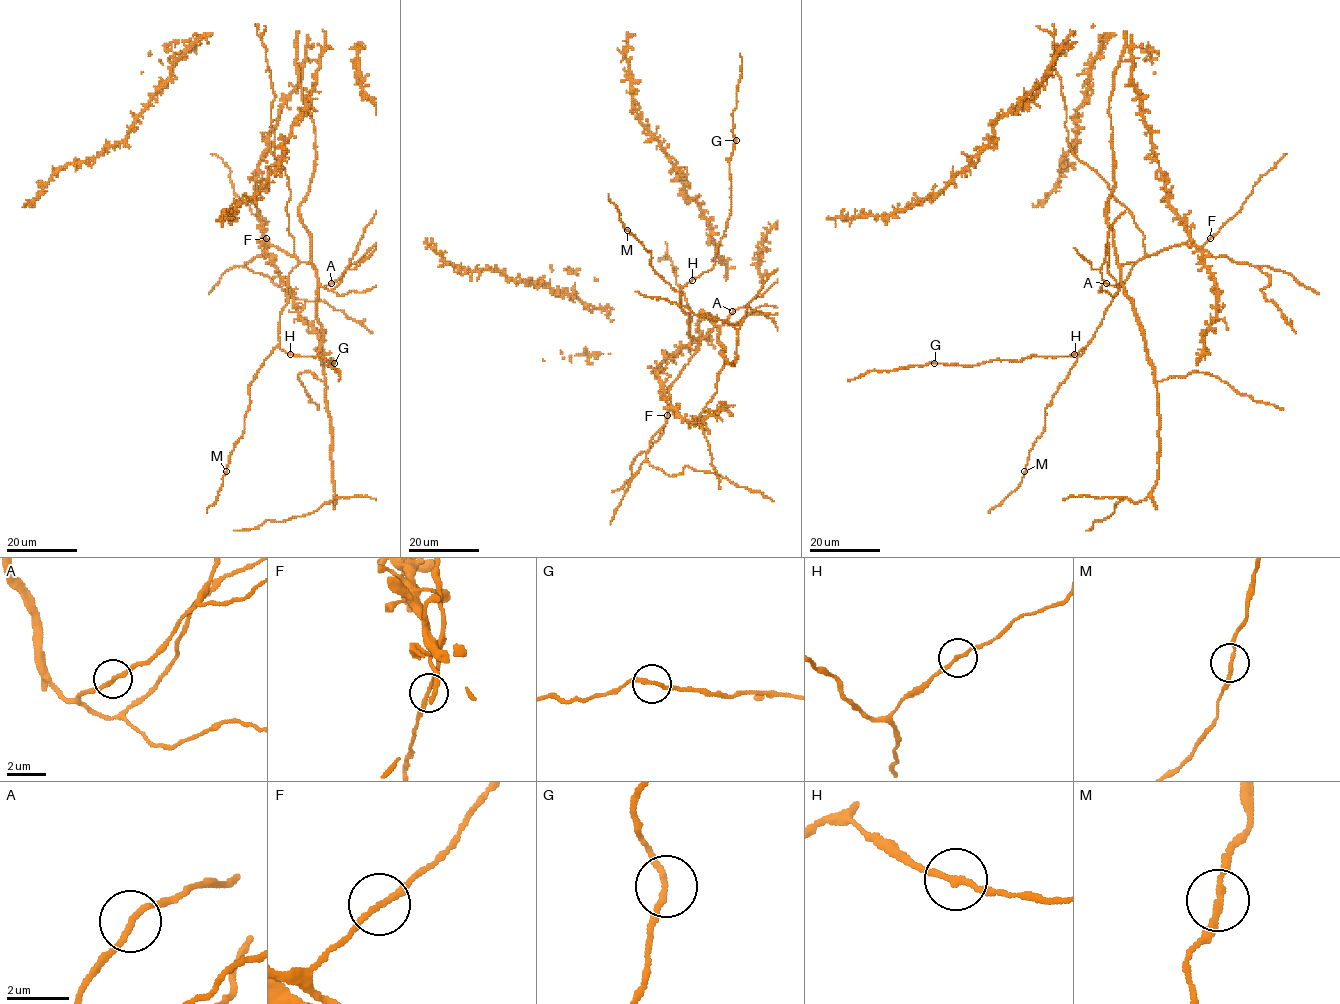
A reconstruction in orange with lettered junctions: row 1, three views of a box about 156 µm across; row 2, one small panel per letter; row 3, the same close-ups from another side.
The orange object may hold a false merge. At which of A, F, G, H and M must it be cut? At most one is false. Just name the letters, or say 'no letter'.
no letter

